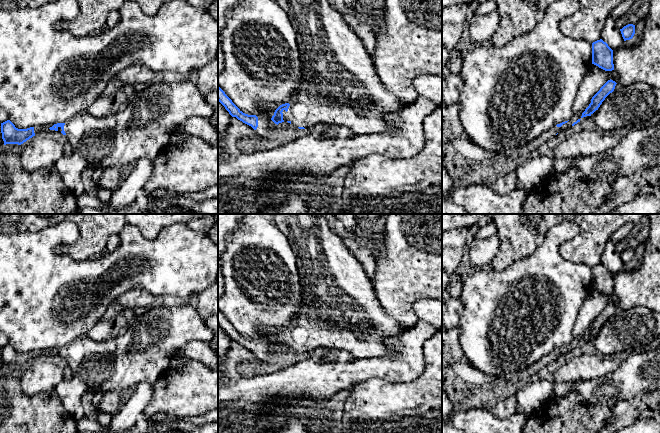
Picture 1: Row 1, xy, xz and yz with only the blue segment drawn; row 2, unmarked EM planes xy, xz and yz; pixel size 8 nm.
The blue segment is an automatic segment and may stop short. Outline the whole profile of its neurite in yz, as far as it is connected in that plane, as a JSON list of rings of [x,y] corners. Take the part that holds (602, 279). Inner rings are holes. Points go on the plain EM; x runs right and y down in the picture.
[[[602,263],[592,267],[592,288],[605,295],[614,294],[613,274]]]

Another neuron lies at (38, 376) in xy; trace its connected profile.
[[[35,359],[19,369],[22,391],[26,395],[55,390],[63,382],[62,370],[56,364]]]

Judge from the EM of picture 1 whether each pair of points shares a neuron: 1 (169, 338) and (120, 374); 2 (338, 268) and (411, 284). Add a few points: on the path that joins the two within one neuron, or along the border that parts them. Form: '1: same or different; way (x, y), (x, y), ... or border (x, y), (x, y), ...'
1: same; way (157, 344), (146, 353), (140, 354), (132, 362)
2: different; border (372, 285), (382, 307)

